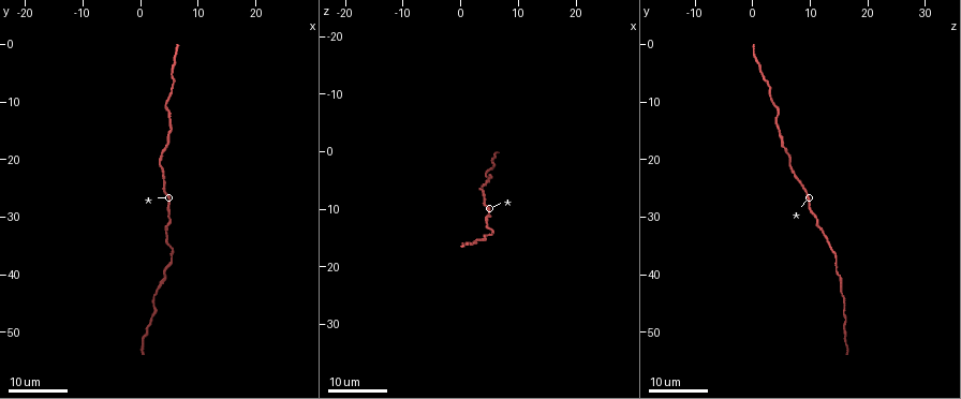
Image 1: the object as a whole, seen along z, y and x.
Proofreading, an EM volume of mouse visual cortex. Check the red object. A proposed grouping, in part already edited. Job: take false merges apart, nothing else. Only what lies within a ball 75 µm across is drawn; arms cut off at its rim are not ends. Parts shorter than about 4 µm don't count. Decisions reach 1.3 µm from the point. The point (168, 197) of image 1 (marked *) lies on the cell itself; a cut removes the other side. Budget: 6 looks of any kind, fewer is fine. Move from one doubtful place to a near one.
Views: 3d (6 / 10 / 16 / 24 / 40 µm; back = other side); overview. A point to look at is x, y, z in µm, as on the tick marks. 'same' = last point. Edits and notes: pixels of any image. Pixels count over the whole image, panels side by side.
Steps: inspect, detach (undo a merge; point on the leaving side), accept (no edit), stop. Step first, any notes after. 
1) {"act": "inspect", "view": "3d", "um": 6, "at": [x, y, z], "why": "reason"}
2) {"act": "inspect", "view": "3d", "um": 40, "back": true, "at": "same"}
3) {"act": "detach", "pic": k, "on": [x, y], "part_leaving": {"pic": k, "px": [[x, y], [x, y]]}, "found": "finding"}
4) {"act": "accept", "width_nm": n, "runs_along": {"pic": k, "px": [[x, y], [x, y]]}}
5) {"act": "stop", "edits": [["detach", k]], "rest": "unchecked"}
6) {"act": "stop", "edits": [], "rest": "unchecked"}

{"act": "inspect", "view": "3d", "um": 24, "at": [4.5, 16.0, 4.5], "why": "thick turns thin"}

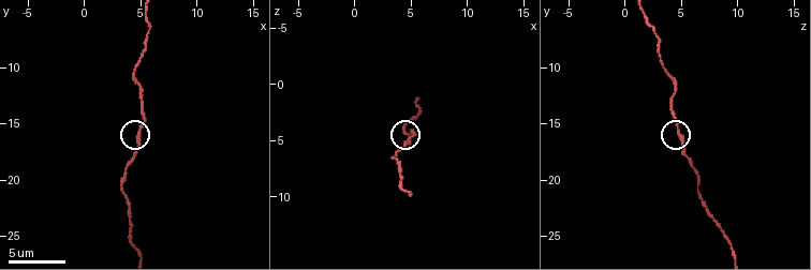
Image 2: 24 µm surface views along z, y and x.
{"act": "inspect", "view": "3d", "um": 10, "at": [4.8, 15.6, 4.6]}

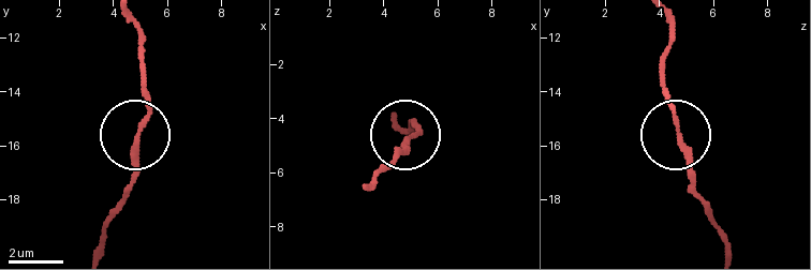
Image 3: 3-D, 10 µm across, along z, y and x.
{"act": "accept", "runs_along": {"pic": 3, "px": [[727, 245], [695, 191], [693, 155], [661, 69]]}, "found": "one cell here"}

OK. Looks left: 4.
{"act": "inspect", "view": "3d", "um": 16, "at": [5.0, 31.5, 11.0], "why": "calibre changes"}

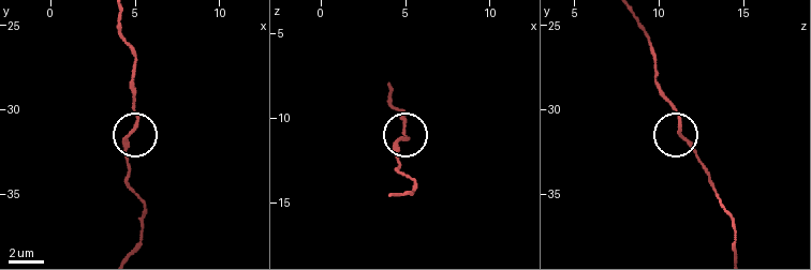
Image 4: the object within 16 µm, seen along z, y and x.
{"act": "inspect", "view": "3d", "um": 6, "at": [5.1, 30.9, 11.3]}

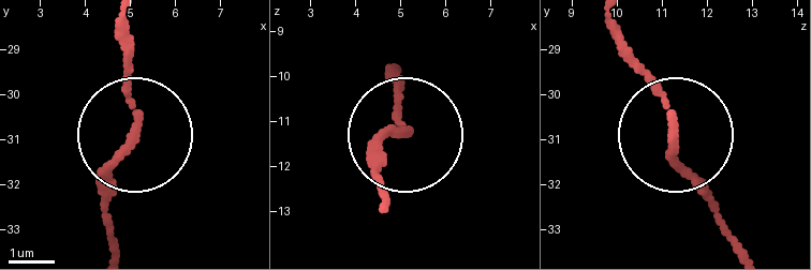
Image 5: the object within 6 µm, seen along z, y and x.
{"act": "accept", "width_nm": 160, "runs_along": {"pic": 5, "px": [[610, 23], [722, 226]]}, "found": "one cell here"}

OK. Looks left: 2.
{"act": "inspect", "view": "3d", "um": 24, "at": [4.5, 40.0, 15.0], "why": "sudden change in width"}

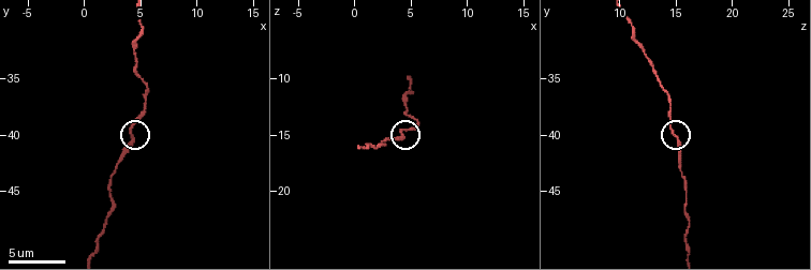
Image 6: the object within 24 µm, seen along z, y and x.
{"act": "inspect", "view": "3d", "um": 6, "at": [4.4, 40.4, 15.0]}

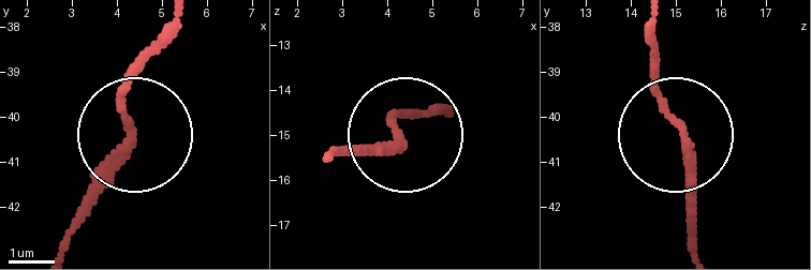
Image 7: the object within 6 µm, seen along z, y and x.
{"act": "accept", "width_nm": 180, "runs_along": {"pic": 7, "px": [[180, 21], [134, 79], [134, 148], [73, 225]]}, "found": "one cell here"}

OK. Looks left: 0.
{"act": "stop", "edits": [], "rest": "unchecked"}

